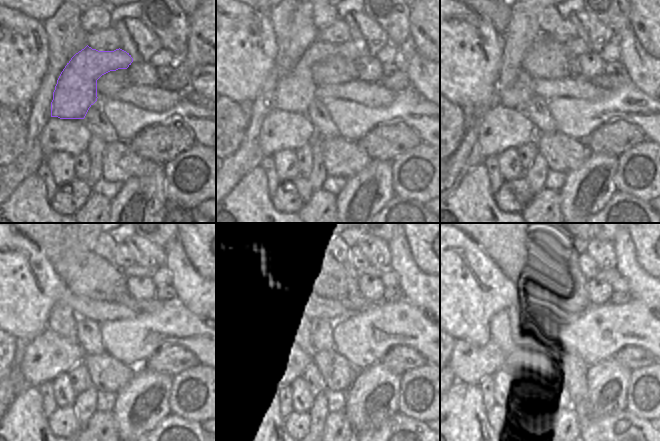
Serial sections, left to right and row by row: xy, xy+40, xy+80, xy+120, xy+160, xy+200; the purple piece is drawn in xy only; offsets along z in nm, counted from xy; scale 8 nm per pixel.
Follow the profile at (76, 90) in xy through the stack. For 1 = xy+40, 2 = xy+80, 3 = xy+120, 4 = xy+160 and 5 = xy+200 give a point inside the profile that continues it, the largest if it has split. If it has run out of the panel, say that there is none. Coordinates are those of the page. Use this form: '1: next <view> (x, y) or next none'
1: next xy+40 (295, 92)
2: next xy+80 (517, 96)
3: next xy+120 (135, 270)
4: next xy+160 (370, 269)
5: next xy+200 (599, 268)

